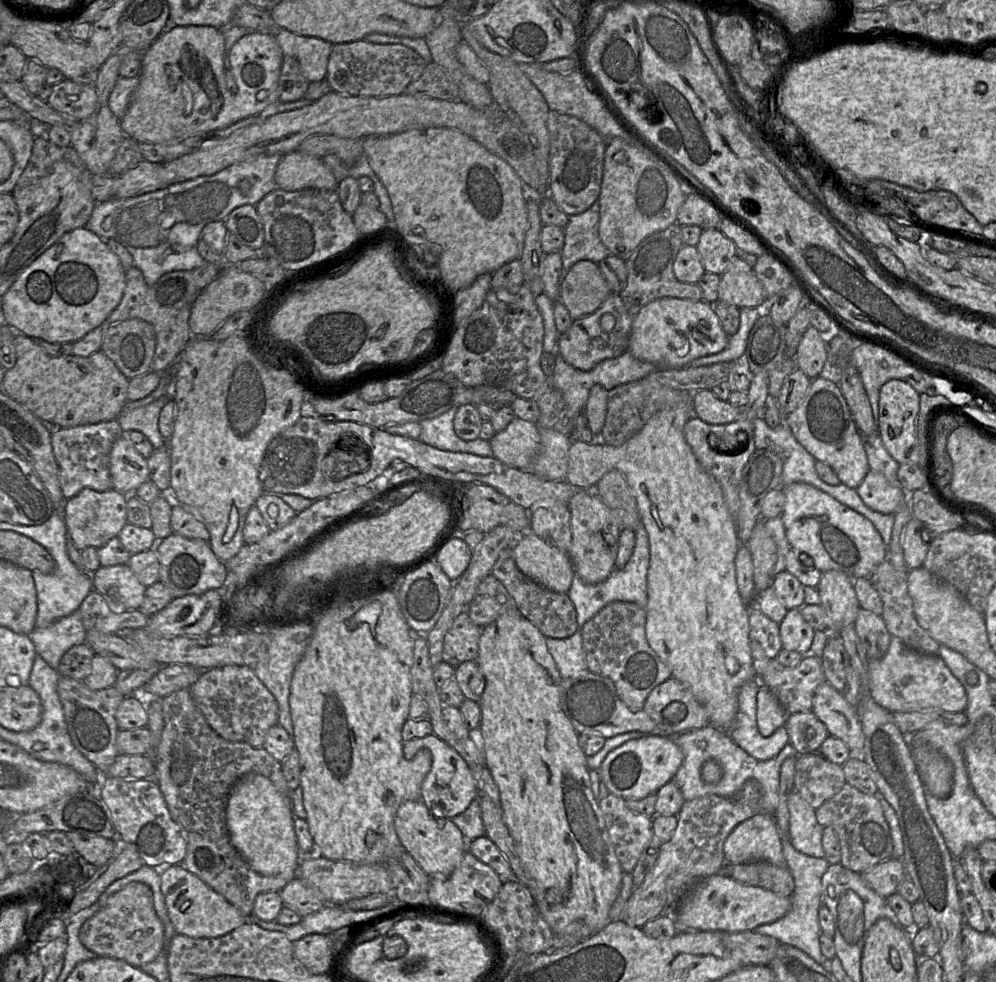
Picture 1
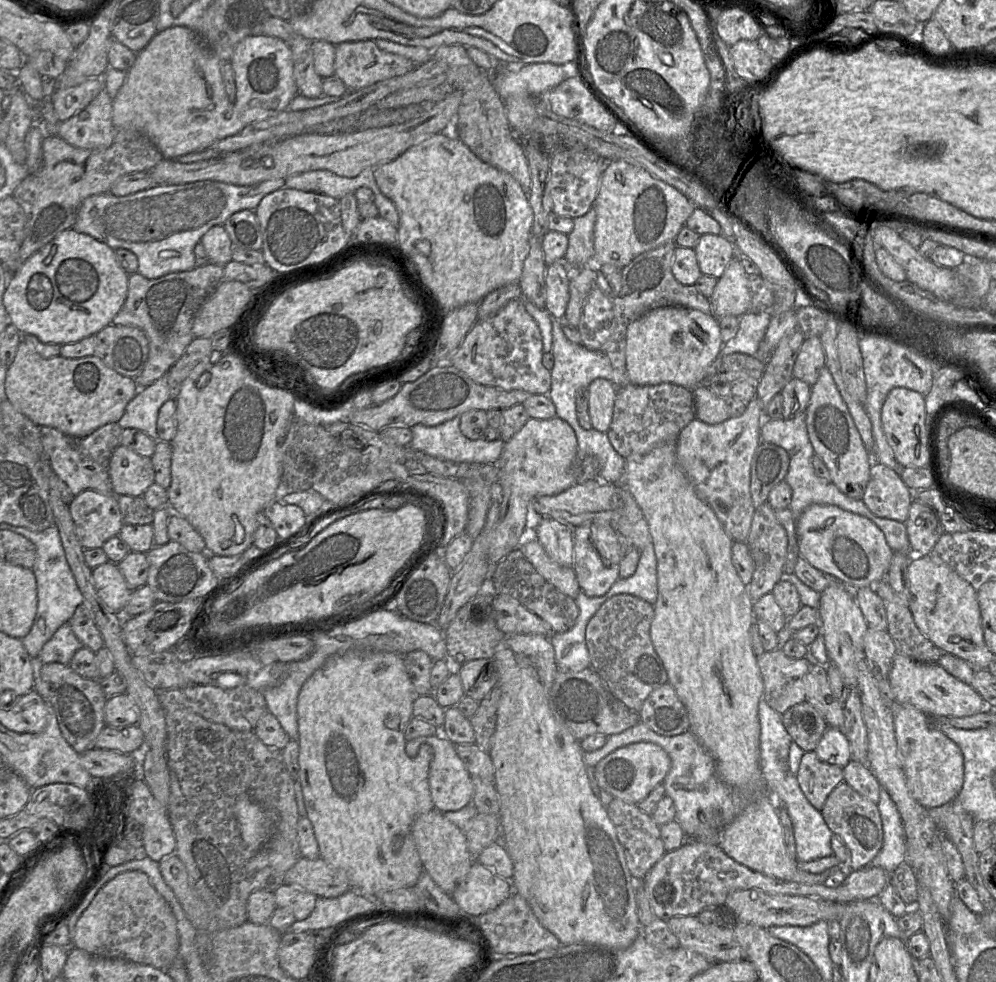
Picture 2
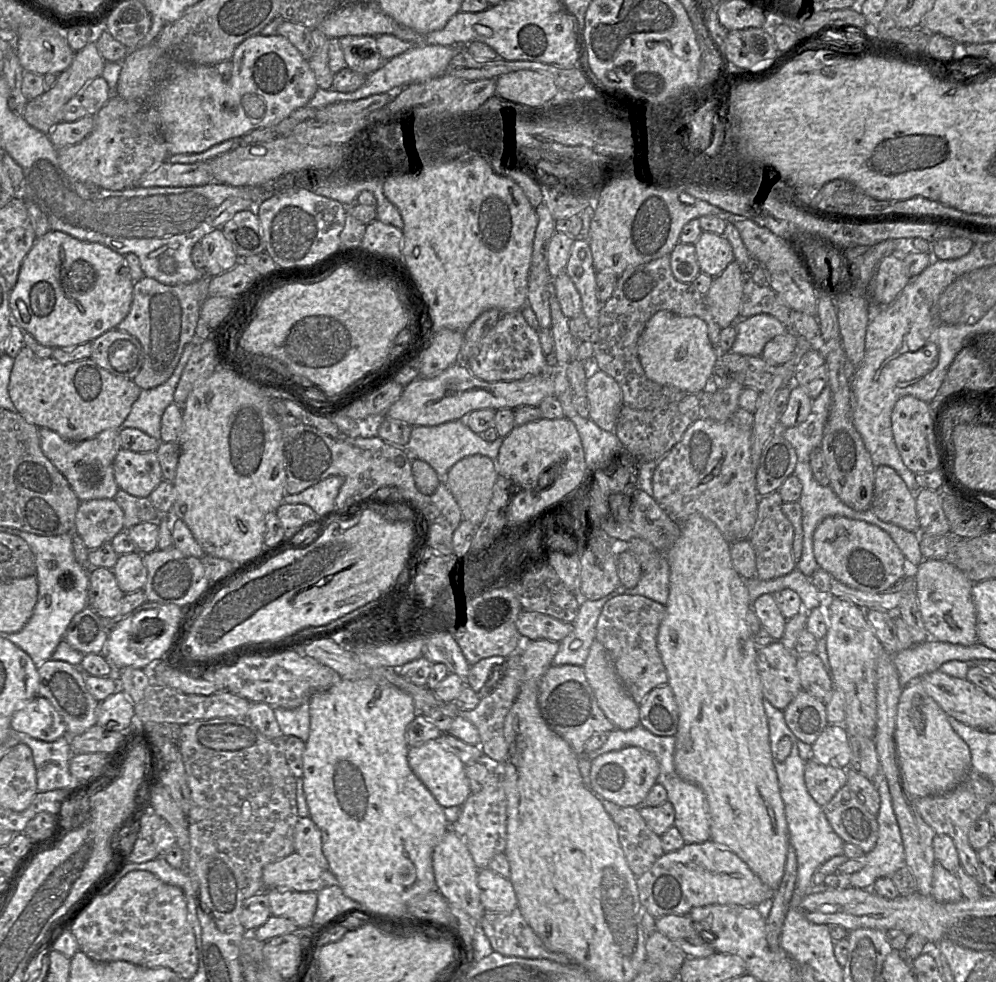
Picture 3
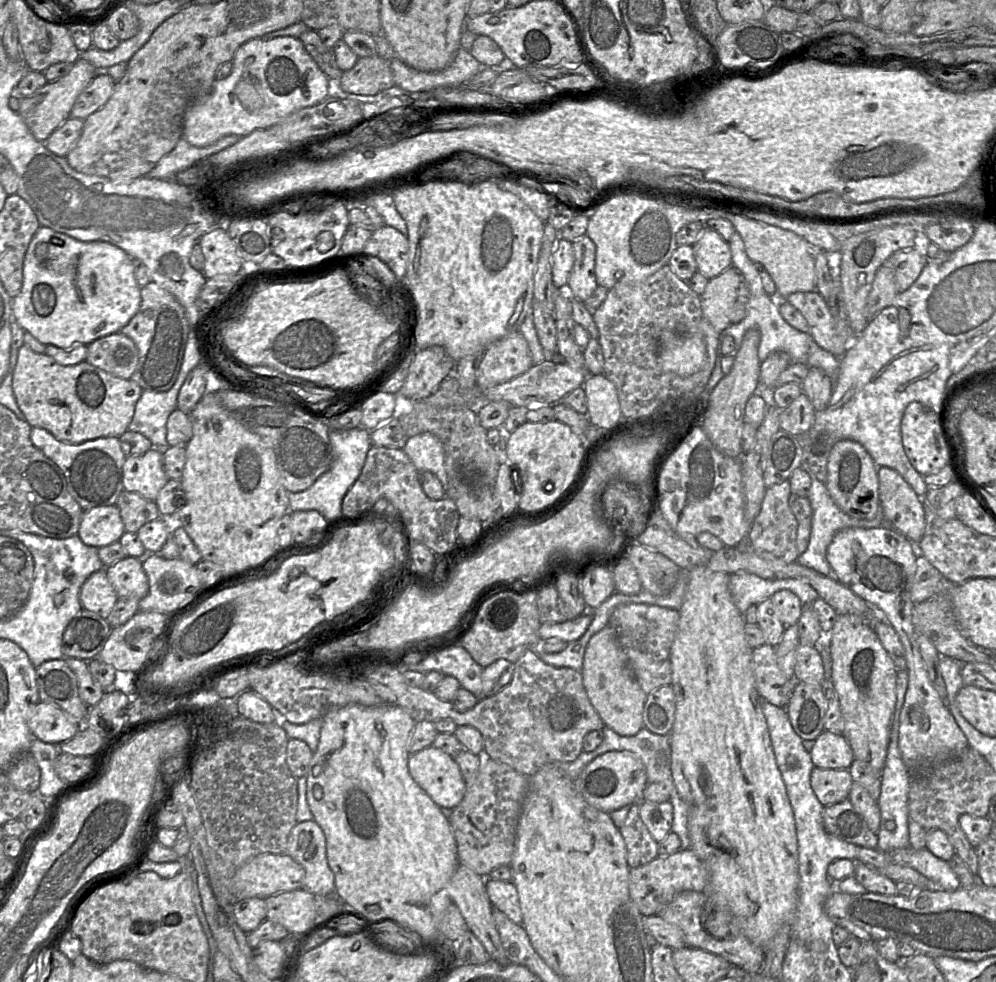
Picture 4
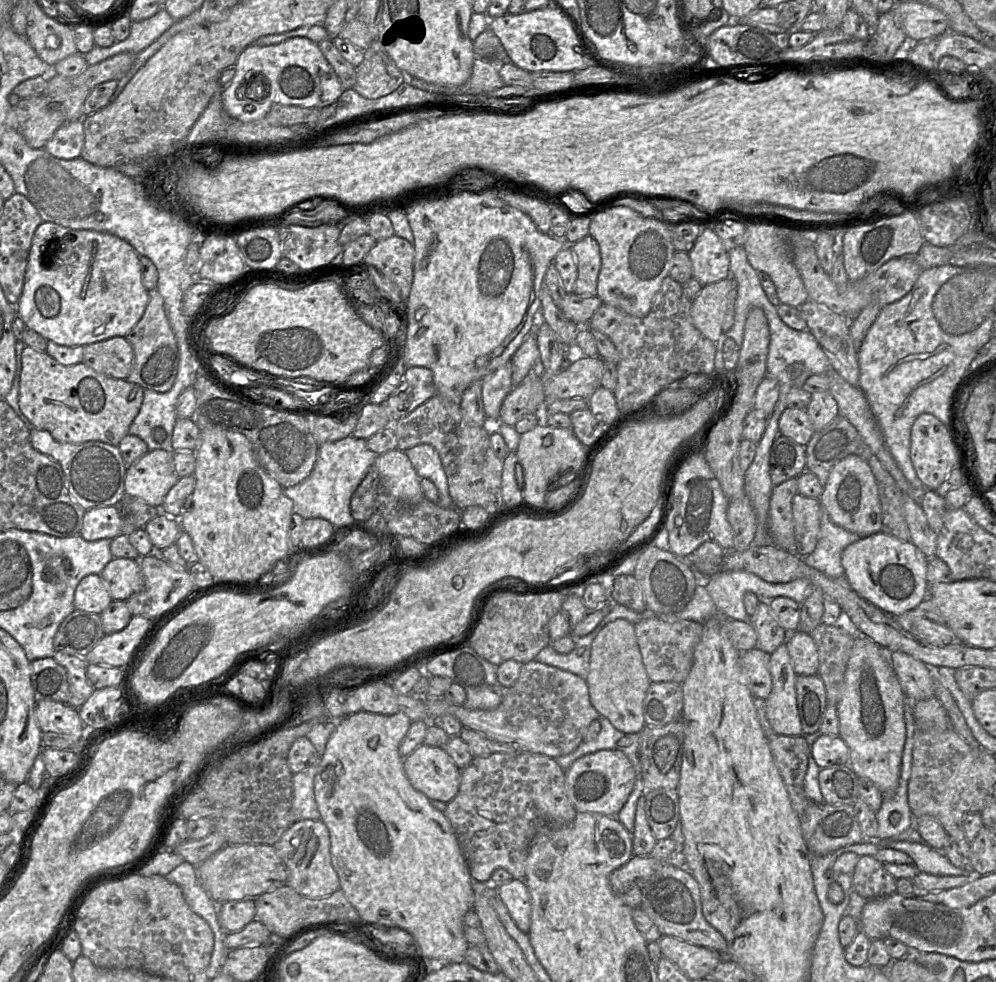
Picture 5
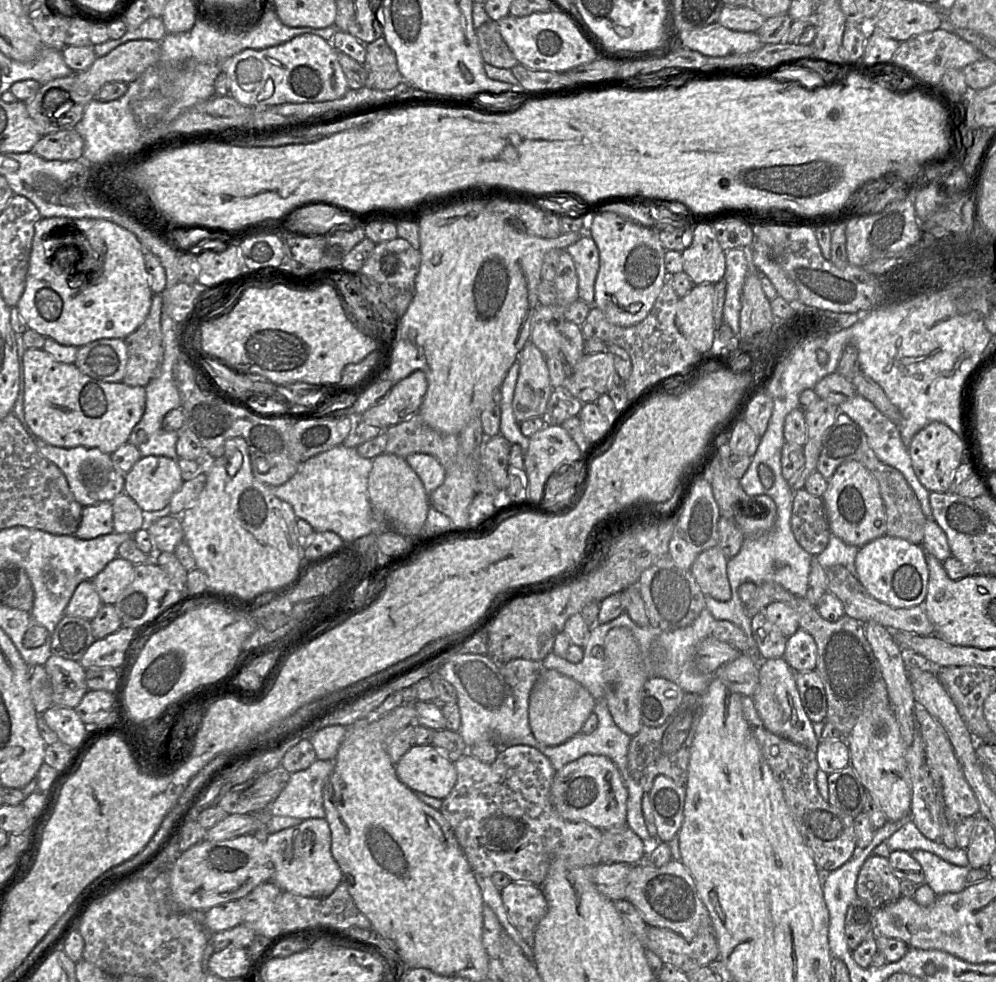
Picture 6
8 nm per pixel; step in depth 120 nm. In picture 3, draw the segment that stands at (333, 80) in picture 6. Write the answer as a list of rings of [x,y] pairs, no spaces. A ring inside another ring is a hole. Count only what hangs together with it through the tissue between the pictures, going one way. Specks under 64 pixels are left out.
[[[261,34],[253,35],[245,39],[236,47],[231,60],[233,68],[231,78],[228,81],[222,79],[221,75],[216,70],[215,65],[184,63],[182,65],[176,66],[173,69],[169,81],[165,84],[157,98],[158,116],[160,118],[160,125],[169,154],[201,153],[225,140],[240,139],[245,134],[253,130],[265,127],[273,127],[288,117],[295,109],[306,106],[318,89],[315,75],[311,70],[308,61],[302,57],[298,49],[284,36],[264,36]]]

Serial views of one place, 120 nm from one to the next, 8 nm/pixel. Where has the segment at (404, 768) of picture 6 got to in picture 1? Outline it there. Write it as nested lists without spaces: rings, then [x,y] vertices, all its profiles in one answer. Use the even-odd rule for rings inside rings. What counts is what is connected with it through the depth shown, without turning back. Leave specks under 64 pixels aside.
[[[433,733],[403,742],[403,756],[406,760],[411,760],[422,748],[427,748],[431,752],[432,761],[431,769],[421,784],[420,799],[433,816],[451,819],[464,812],[478,797],[477,782],[461,755]]]

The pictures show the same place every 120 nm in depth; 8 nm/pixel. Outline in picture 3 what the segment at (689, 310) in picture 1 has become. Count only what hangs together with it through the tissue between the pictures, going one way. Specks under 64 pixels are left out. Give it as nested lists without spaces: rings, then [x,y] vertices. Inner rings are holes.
[[[666,310],[656,312],[638,339],[637,352],[647,378],[653,382],[690,394],[700,394],[712,385],[717,352],[709,340],[707,324],[698,317],[679,316]]]

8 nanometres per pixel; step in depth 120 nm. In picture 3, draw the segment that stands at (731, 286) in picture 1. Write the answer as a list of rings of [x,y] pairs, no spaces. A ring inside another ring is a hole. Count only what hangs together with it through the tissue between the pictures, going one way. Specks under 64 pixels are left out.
[[[735,260],[732,261],[720,275],[713,278],[708,293],[704,296],[710,313],[721,328],[734,325],[738,321],[743,296],[741,275],[742,268]]]

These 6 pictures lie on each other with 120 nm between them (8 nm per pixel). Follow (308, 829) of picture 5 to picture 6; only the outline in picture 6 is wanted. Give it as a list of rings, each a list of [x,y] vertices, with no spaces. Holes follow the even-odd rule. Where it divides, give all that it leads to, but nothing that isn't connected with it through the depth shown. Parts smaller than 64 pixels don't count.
[[[309,818],[300,824],[268,834],[265,852],[274,865],[272,880],[282,891],[304,897],[327,897],[342,881],[342,872],[331,853],[331,831],[326,819]]]

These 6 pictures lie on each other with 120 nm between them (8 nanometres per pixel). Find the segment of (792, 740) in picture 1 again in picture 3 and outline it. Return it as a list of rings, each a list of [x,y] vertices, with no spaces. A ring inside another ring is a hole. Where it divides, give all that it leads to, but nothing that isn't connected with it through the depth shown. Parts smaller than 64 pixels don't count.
[[[801,690],[783,712],[792,733],[798,740],[810,745],[829,724],[826,704],[805,690]]]

